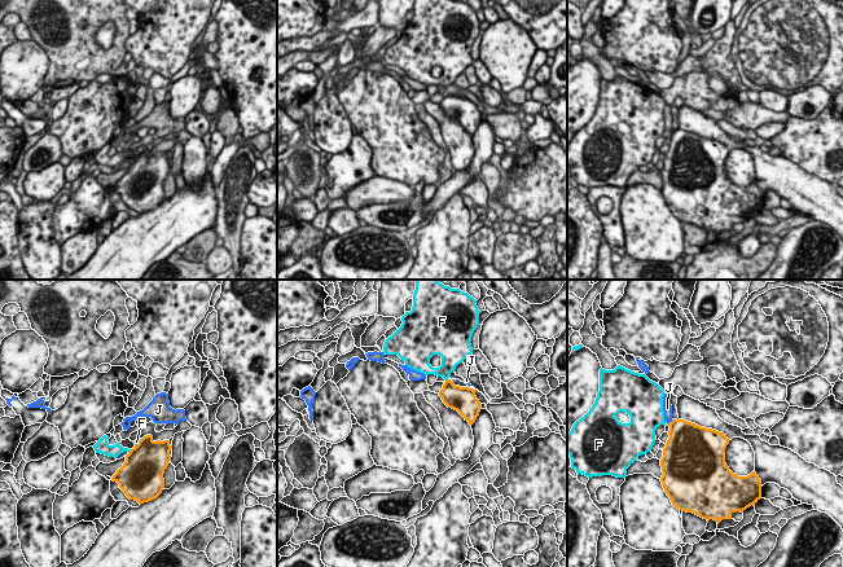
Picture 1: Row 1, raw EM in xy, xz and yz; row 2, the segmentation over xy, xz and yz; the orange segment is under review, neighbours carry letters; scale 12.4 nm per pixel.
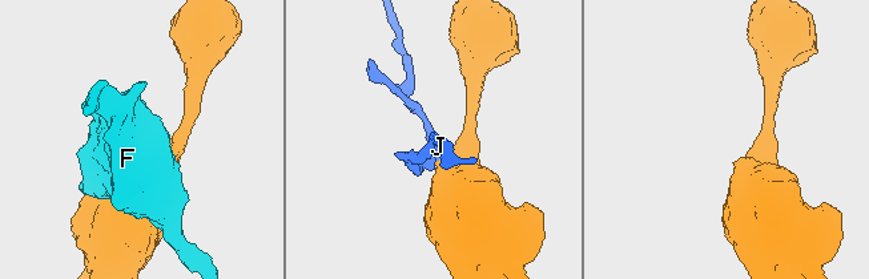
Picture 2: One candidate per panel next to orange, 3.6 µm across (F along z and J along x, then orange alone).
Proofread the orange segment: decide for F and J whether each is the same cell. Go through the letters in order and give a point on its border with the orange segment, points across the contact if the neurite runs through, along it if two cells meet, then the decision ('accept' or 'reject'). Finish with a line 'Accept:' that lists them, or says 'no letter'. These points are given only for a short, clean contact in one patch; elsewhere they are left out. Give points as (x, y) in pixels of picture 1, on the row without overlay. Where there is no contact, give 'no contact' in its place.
F: contact xy (130, 162); border xy (131, 159), (128, 163); reject
J: contact yz (670, 132); border yz (674, 130), (667, 133); reject
Accept: no letter

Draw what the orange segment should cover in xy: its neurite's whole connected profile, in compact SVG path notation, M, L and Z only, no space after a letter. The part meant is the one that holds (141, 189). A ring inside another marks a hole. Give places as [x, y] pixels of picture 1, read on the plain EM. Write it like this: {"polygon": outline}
{"polygon": "M152 145L144 146L126 166L126 172L111 190L140 215L157 208L164 198L163 184L171 171L171 159L170 150L154 151Z"}

